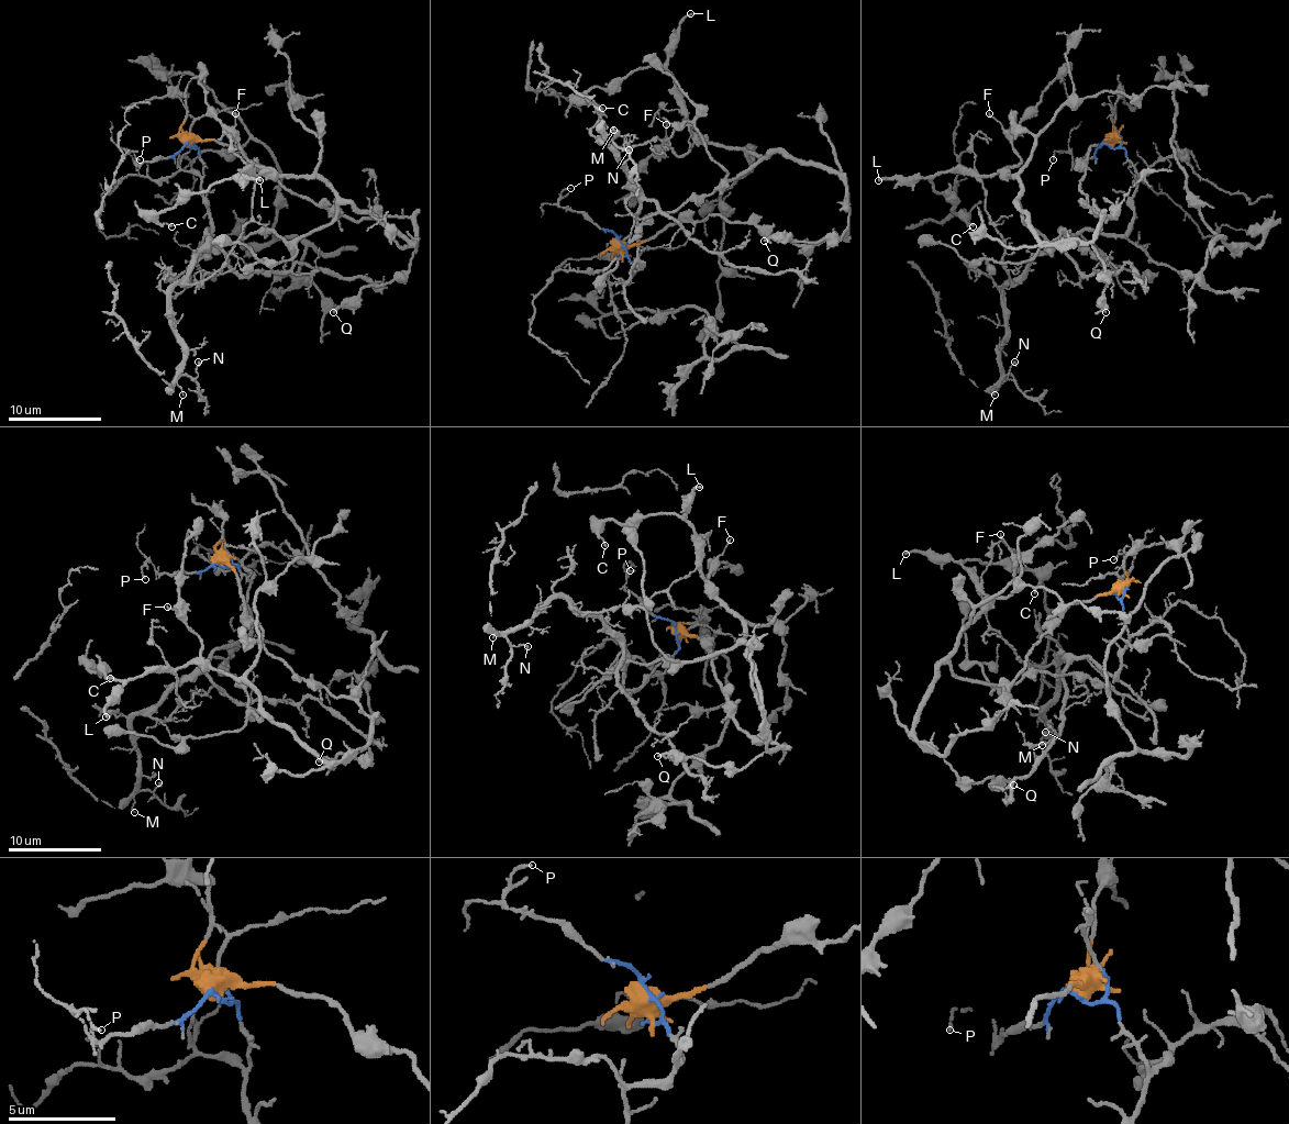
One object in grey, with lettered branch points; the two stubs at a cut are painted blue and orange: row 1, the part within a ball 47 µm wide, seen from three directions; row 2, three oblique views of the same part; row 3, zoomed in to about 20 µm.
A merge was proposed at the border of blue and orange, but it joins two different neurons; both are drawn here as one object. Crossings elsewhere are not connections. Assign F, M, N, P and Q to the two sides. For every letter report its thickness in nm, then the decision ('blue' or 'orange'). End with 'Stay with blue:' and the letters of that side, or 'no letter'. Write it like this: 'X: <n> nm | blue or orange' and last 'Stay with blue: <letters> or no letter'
F: 140 nm | orange
M: 100 nm | blue
N: 140 nm | blue
P: 120 nm | blue
Q: 240 nm | orange
Stay with blue: M, N, P

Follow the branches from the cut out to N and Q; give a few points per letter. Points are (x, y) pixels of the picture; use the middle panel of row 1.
N: (619, 243), (633, 274), (640, 267), (640, 188), (602, 138), (614, 136), (628, 151)
Q: (619, 243), (719, 215), (819, 246), (847, 227), (840, 238), (763, 241)

